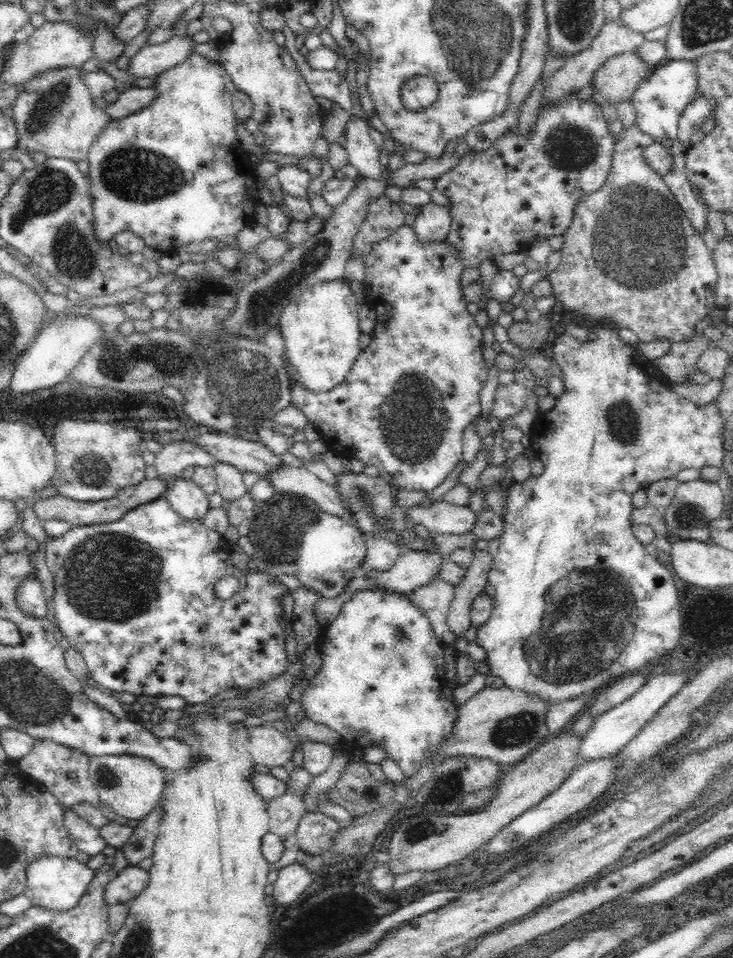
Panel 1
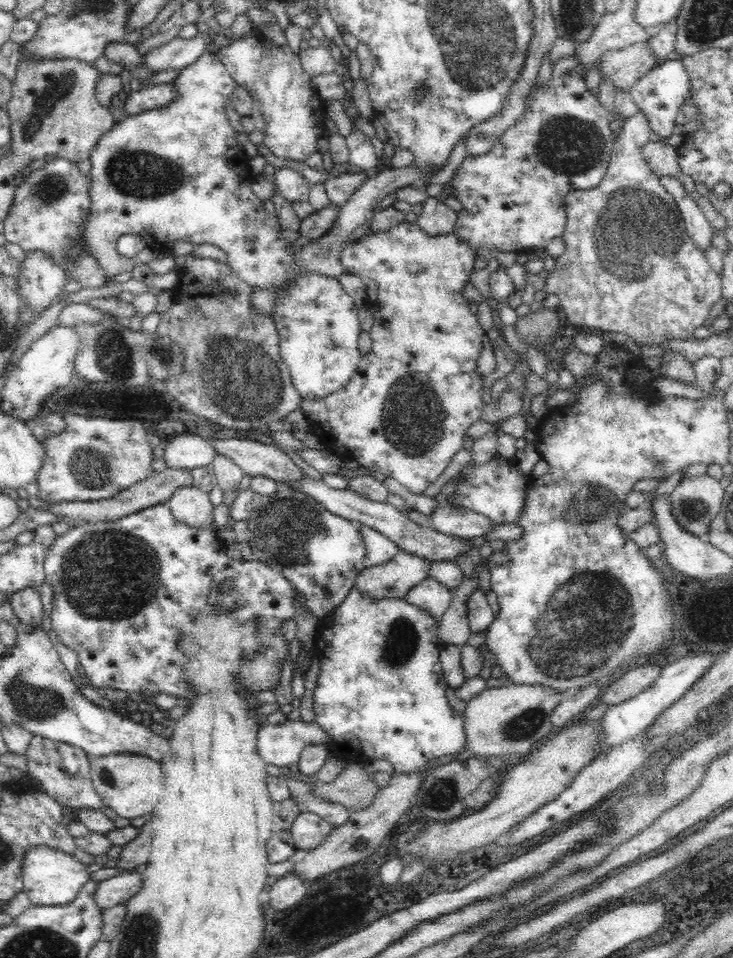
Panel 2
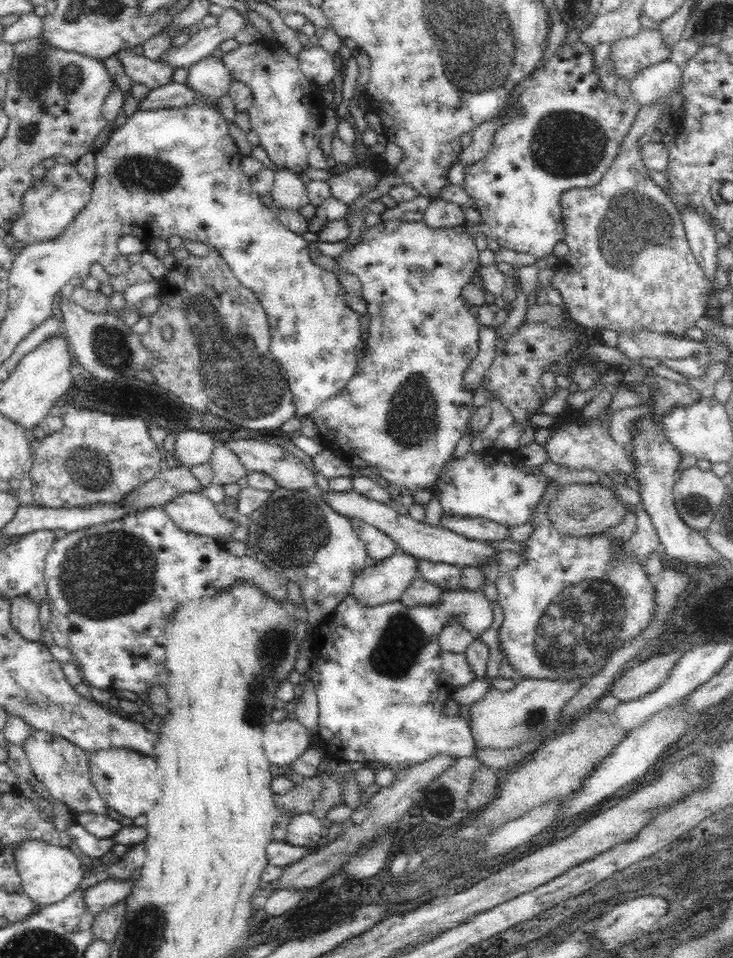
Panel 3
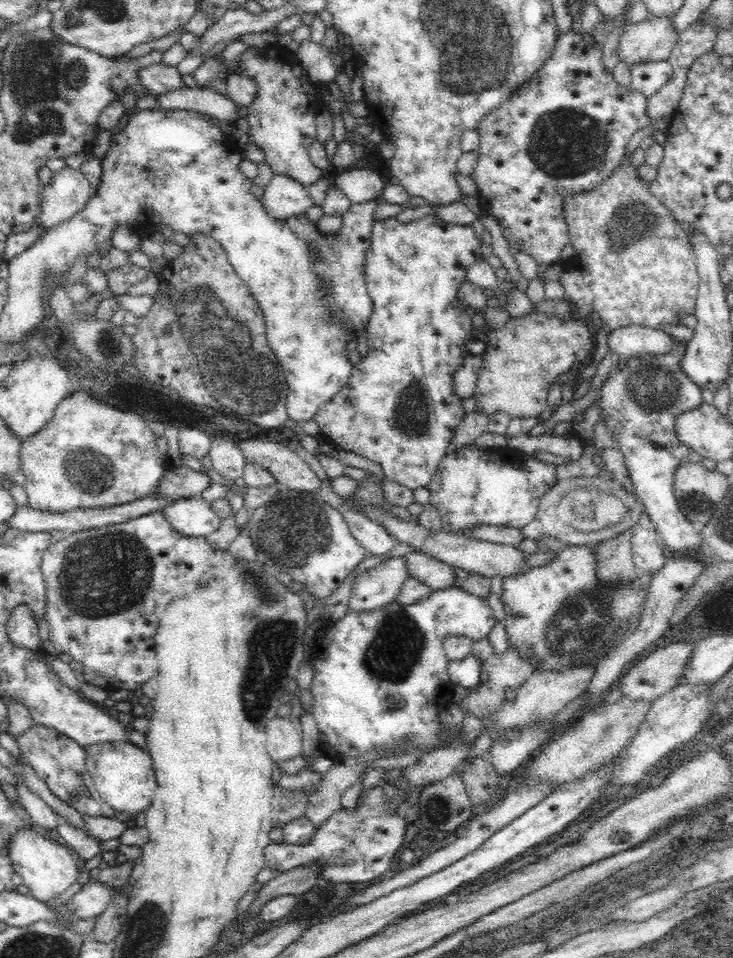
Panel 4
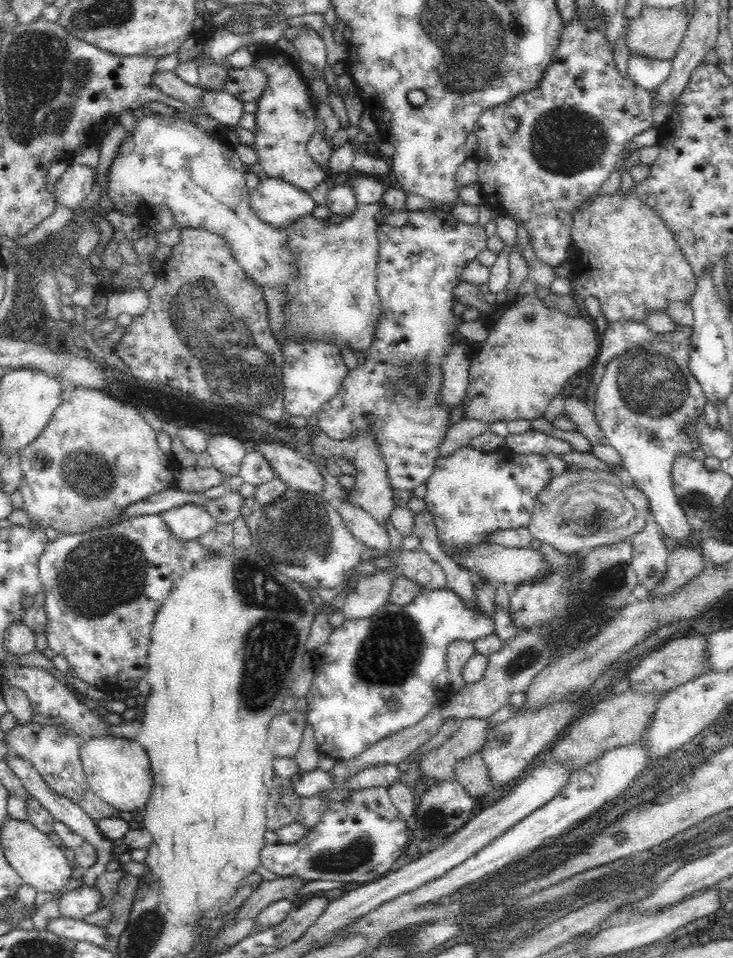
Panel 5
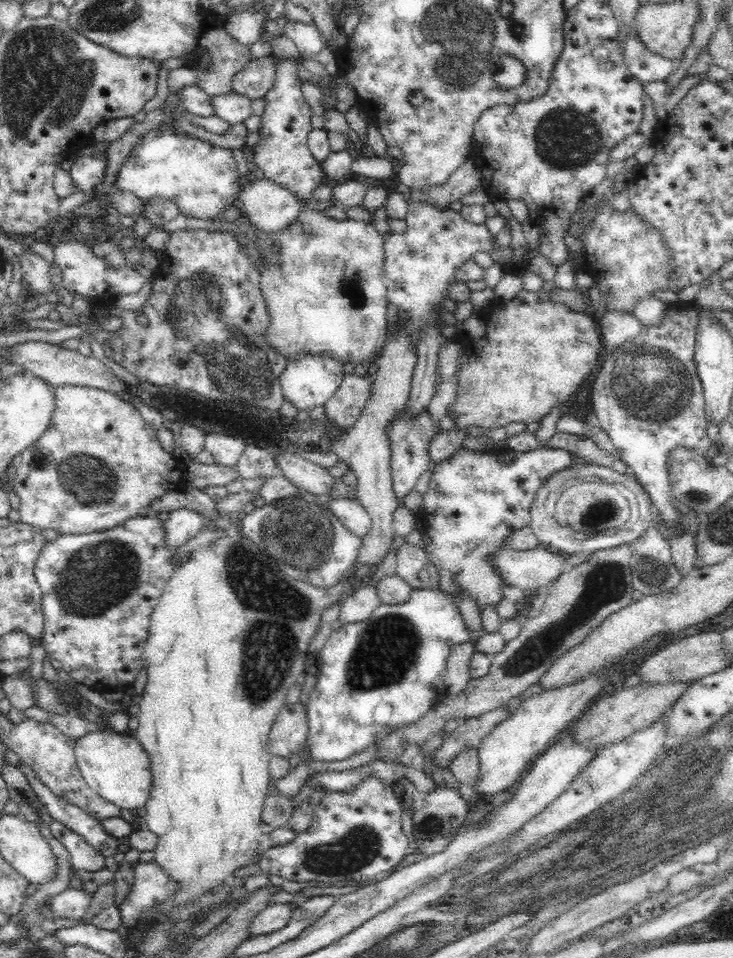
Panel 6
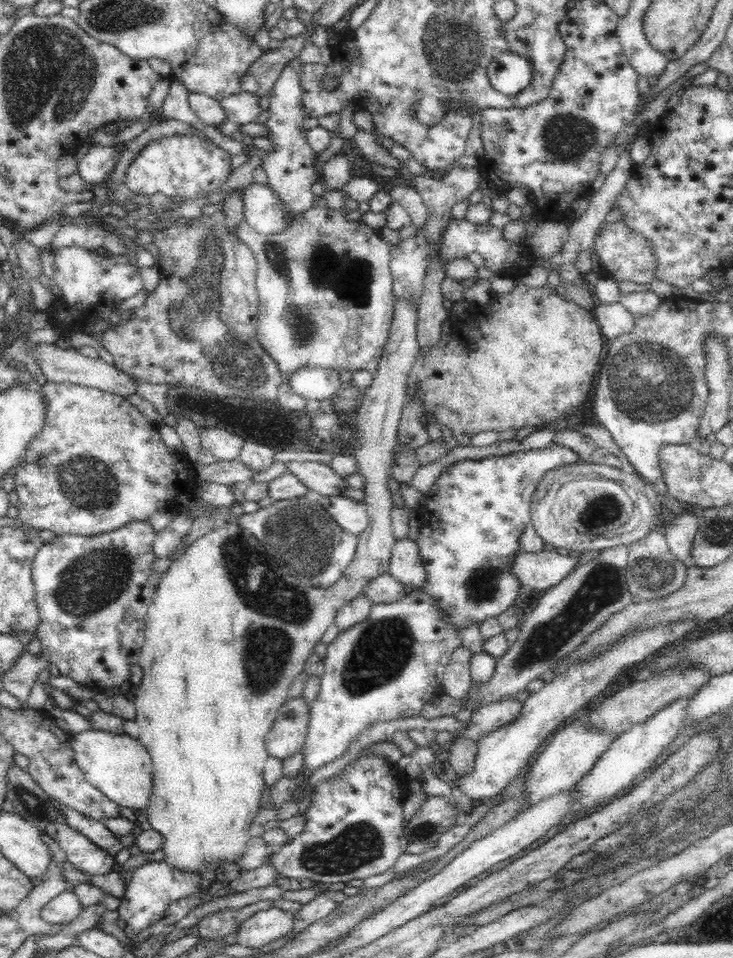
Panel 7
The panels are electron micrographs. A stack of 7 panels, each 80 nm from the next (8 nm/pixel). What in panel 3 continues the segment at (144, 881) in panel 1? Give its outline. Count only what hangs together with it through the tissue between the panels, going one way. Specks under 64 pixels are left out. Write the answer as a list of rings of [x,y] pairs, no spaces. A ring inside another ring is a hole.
[[[108,879],[90,886],[83,894],[87,909],[94,915],[104,912],[113,904],[124,901],[132,893],[136,882],[130,879]]]

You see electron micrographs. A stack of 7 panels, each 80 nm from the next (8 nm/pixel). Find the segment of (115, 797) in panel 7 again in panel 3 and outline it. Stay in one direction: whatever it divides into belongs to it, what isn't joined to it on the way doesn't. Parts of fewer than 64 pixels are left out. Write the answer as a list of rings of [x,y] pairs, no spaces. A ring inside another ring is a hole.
[[[109,748],[87,752],[91,779],[107,807],[121,817],[134,819],[145,815],[158,804],[163,794],[163,783],[154,757],[142,755],[128,748]]]

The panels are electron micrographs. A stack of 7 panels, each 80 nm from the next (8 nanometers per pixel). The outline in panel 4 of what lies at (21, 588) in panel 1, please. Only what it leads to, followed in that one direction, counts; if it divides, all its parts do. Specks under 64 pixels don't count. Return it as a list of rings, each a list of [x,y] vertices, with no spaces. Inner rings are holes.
[[[18,604],[7,621],[8,638],[16,646],[40,648],[41,638],[38,632],[38,619],[27,604]]]

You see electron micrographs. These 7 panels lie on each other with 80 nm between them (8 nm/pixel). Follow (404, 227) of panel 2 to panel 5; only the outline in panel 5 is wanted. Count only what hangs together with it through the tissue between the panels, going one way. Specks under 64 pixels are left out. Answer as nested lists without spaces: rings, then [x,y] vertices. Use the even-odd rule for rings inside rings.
[[[419,209],[409,212],[409,219],[406,225],[401,227],[391,226],[389,223],[380,223],[376,226],[376,238],[378,239],[378,252],[376,252],[376,295],[380,299],[380,314],[375,327],[375,336],[370,347],[367,348],[367,358],[364,364],[358,364],[353,370],[350,370],[344,380],[340,391],[328,403],[322,404],[321,410],[316,414],[320,430],[330,438],[338,441],[346,439],[355,439],[360,431],[370,431],[378,443],[378,455],[382,457],[388,479],[391,486],[398,490],[413,490],[421,485],[427,485],[430,476],[434,472],[437,460],[441,457],[440,445],[443,443],[447,434],[448,427],[452,424],[450,412],[452,407],[444,405],[440,399],[442,384],[444,384],[444,371],[442,371],[442,362],[444,358],[450,356],[454,345],[453,335],[458,332],[459,324],[464,323],[463,315],[456,314],[453,311],[453,304],[456,301],[454,291],[456,285],[461,281],[461,272],[466,264],[477,259],[477,256],[483,250],[486,250],[486,234],[484,229],[478,227],[477,223],[464,224],[456,219],[452,214],[445,210],[426,211]],[[416,374],[425,374],[427,380],[422,385],[416,385]]]

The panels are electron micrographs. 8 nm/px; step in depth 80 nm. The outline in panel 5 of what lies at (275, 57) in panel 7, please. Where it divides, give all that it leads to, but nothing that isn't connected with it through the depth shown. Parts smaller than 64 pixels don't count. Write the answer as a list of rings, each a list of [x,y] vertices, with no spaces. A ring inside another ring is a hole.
[[[254,65],[242,69],[230,68],[226,79],[225,91],[243,103],[258,100],[267,82],[264,71]]]

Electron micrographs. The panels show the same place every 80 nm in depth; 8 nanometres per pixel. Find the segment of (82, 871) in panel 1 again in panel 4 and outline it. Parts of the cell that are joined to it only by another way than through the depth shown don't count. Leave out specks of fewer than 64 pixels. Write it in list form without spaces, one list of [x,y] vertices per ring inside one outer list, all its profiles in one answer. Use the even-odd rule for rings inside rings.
[[[20,830],[10,838],[8,853],[10,853],[14,871],[23,879],[23,885],[28,889],[28,894],[40,902],[47,903],[58,897],[86,875],[79,870],[76,865],[79,858],[75,857],[69,848],[64,848],[61,843],[47,840],[30,830]]]

